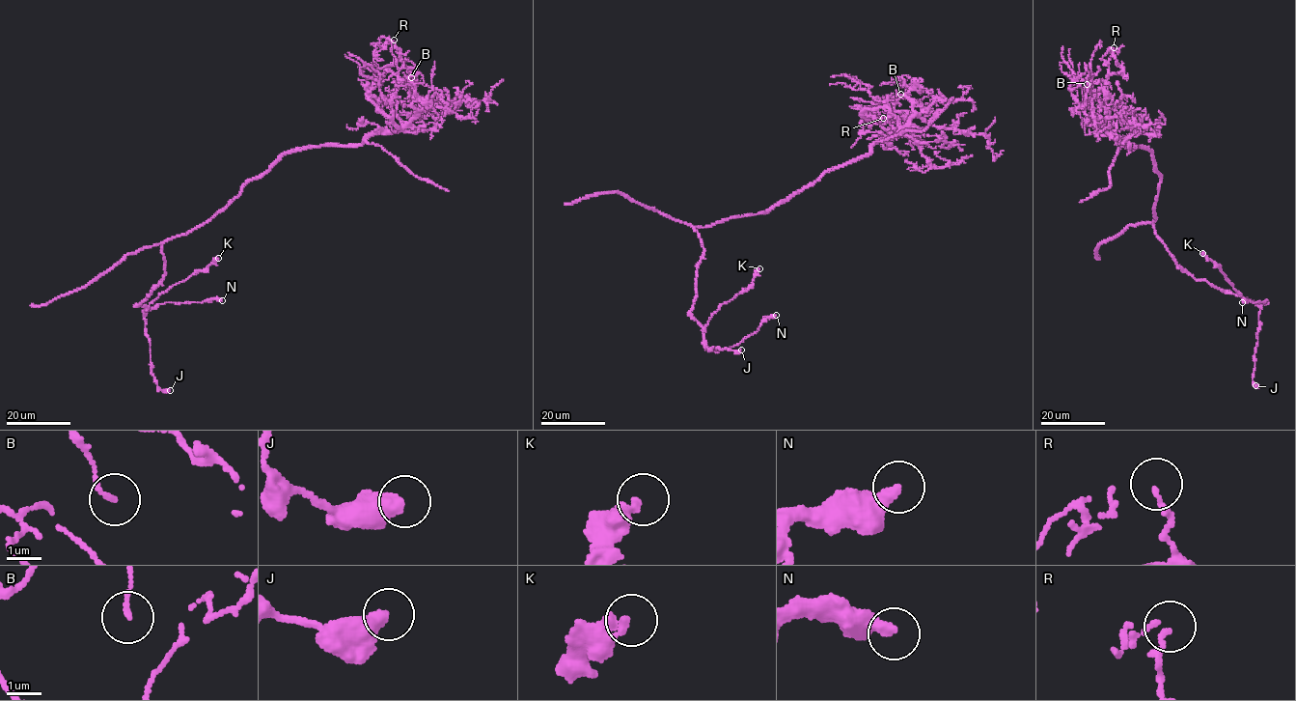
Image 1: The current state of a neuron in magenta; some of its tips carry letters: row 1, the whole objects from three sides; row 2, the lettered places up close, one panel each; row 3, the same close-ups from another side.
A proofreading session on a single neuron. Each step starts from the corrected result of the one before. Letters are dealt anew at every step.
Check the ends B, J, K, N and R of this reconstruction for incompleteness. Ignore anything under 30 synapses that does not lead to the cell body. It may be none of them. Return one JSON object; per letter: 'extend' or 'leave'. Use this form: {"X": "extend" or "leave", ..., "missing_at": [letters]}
{"B": "leave", "J": "leave", "K": "leave", "N": "leave", "R": "leave", "missing_at": []}

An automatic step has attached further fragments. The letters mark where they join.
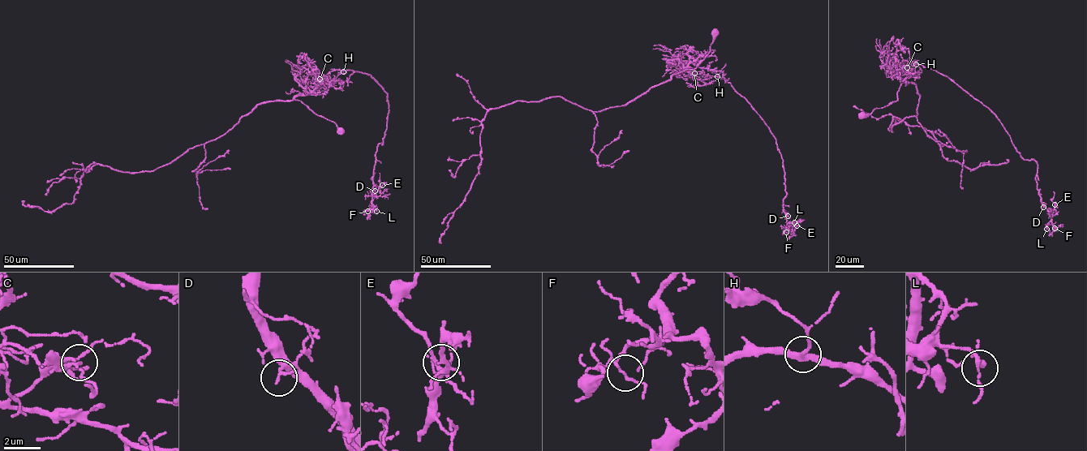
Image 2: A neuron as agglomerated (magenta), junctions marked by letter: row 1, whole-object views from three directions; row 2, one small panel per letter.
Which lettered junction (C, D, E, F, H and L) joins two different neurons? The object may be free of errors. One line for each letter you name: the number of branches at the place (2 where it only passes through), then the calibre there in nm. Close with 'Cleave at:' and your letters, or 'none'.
C: 3 branches meet; 110 nm thick
Cleave at: C

